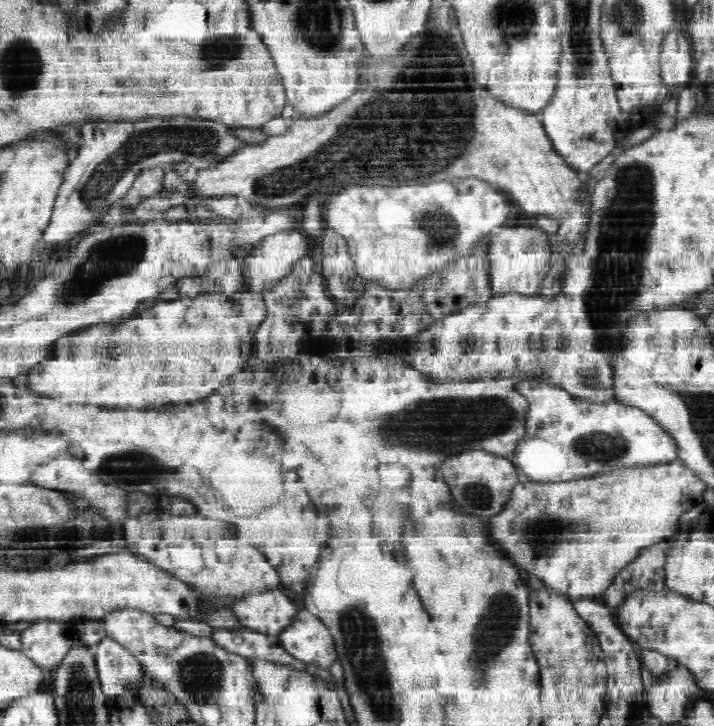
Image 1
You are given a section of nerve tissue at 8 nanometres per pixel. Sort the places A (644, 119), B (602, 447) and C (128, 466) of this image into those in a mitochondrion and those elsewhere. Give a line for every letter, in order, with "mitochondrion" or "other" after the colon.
A: other
B: mitochondrion
C: mitochondrion

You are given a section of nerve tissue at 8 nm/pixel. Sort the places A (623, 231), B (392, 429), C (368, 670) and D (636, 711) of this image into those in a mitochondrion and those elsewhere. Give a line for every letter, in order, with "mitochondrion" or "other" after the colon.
A: mitochondrion
B: mitochondrion
C: mitochondrion
D: other

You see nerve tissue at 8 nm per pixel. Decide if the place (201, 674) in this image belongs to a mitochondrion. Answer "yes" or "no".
yes

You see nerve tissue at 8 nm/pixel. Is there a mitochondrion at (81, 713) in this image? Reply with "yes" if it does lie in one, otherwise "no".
yes

